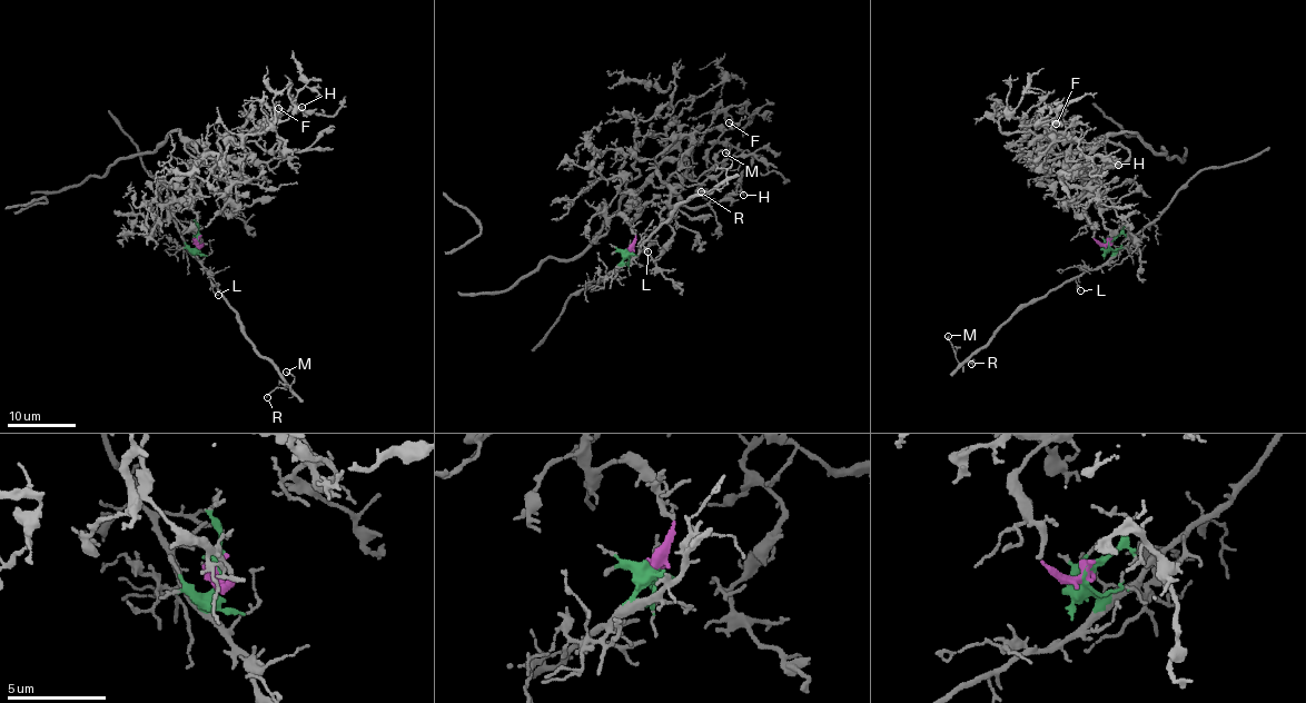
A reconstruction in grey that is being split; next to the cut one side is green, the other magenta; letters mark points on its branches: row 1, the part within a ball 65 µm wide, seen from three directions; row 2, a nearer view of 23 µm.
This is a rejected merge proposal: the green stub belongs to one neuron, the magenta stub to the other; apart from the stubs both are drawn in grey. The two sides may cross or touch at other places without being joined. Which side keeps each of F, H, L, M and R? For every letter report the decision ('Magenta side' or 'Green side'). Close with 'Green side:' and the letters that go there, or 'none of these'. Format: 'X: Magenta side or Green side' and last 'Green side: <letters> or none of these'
F: Magenta side
H: Magenta side
L: Green side
M: Green side
R: Green side
Green side: L, M, R

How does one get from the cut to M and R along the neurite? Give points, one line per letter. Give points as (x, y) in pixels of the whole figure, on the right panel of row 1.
M: (1109, 241), (1106, 263), (1020, 305), (983, 346), (961, 362), (956, 359), (948, 335)
R: (1109, 241), (1106, 263), (1020, 305), (979, 348), (971, 364)

